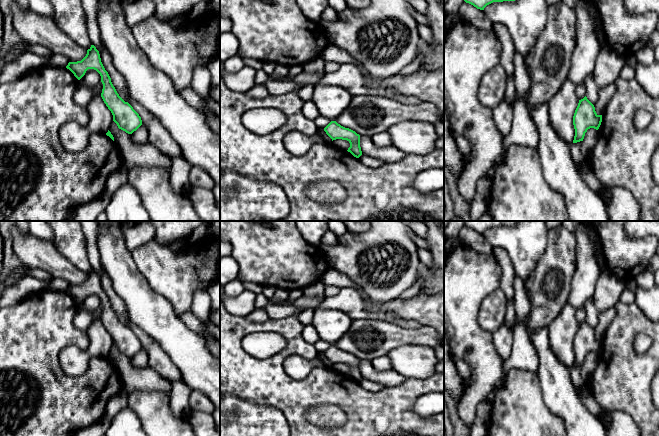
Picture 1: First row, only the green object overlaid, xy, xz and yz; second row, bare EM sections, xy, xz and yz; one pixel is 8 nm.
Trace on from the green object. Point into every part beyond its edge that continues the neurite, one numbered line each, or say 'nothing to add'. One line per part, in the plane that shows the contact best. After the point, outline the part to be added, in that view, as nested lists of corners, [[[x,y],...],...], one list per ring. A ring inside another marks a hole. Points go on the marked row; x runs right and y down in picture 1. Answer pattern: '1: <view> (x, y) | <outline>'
nothing to add

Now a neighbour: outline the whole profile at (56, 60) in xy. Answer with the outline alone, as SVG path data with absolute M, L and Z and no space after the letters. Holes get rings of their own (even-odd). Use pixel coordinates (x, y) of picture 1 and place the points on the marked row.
M53 54L47 65L64 68L68 65L69 59L63 55Z

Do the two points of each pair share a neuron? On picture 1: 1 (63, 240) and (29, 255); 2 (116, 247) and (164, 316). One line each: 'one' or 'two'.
1: two
2: one

